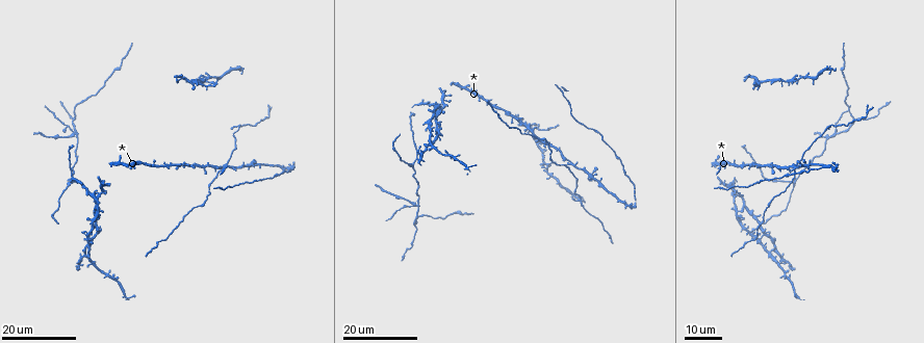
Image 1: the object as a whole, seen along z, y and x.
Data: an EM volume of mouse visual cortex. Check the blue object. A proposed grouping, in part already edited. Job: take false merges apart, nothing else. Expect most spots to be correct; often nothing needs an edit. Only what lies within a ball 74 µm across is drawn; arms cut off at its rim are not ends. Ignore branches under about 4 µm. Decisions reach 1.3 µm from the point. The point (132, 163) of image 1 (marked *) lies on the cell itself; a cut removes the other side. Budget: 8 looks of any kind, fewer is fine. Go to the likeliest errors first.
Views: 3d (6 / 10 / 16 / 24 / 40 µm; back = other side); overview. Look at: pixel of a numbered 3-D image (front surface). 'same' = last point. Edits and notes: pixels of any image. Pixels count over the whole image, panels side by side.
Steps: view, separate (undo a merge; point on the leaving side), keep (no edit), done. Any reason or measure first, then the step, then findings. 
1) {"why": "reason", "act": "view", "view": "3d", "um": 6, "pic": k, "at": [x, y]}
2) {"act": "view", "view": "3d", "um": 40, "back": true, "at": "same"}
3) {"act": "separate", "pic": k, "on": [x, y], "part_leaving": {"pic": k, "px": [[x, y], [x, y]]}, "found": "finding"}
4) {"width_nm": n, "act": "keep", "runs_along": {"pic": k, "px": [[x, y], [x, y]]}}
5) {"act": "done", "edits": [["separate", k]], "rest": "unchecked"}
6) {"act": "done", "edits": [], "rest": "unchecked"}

{"act": "view", "view": "3d", "um": 16, "pic": 1, "at": [837, 135]}

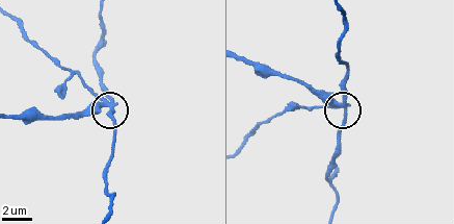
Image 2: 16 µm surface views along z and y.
{"act": "view", "view": "3d", "um": 10, "pic": 2, "at": [109, 102]}

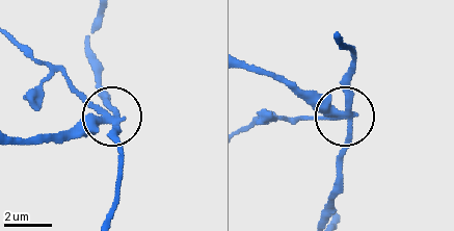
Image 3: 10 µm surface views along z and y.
{"act": "separate", "pic": 3, "on": [86, 128], "part_leaving": {"pic": 3, "px": [[112, 121], [84, 121], [60, 132], [12, 138]]}, "found": "a second cell is stuck on"}

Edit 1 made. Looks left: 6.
{"why": "three-way junction", "act": "view", "view": "3d", "um": 24, "pic": 1, "at": [413, 225]}

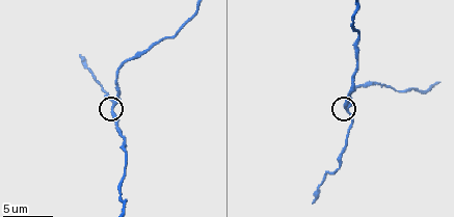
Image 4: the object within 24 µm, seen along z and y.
{"act": "view", "view": "3d", "um": 10, "pic": 4, "at": [115, 106]}

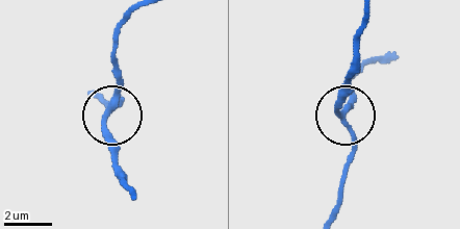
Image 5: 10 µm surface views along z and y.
{"side_arm_um": 14, "act": "keep", "runs_along": {"pic": 5, "px": [[363, 20], [352, 87], [340, 105], [352, 138], [346, 179]]}, "found": "all the same cell"}

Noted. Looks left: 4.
{"why": "branch point", "act": "view", "view": "3d", "um": 16, "pic": 1, "at": [829, 125]}

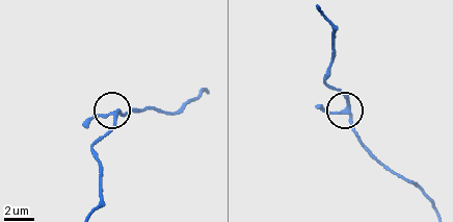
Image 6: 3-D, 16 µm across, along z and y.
{"act": "view", "view": "3d", "um": 6, "pic": 6, "at": [343, 111]}

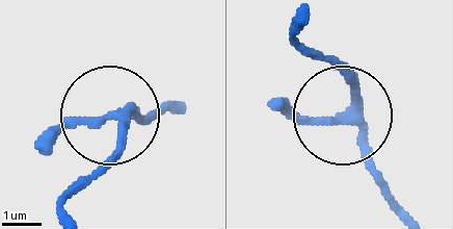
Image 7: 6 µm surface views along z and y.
{"width_nm": 200, "act": "keep", "runs_along": {"pic": 7, "px": [[302, 31], [302, 44], [346, 80], [366, 160], [408, 210]]}, "found": "continuous, no second cell"}

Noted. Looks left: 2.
{"why": "side arm on a straight run", "act": "view", "view": "3d", "um": 24, "pic": 1, "at": [795, 181]}

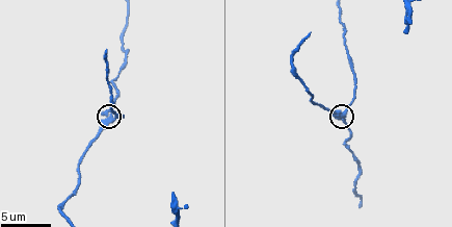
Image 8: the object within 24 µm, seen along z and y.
{"act": "view", "view": "3d", "um": 6, "pic": 8, "at": [105, 119]}

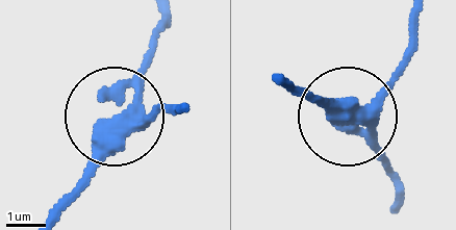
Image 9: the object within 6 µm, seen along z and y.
{"arms": 3, "act": "keep", "found": "one cell here"}

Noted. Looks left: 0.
{"act": "done", "edits": [["separate", 3]], "rest": "unchecked"}

